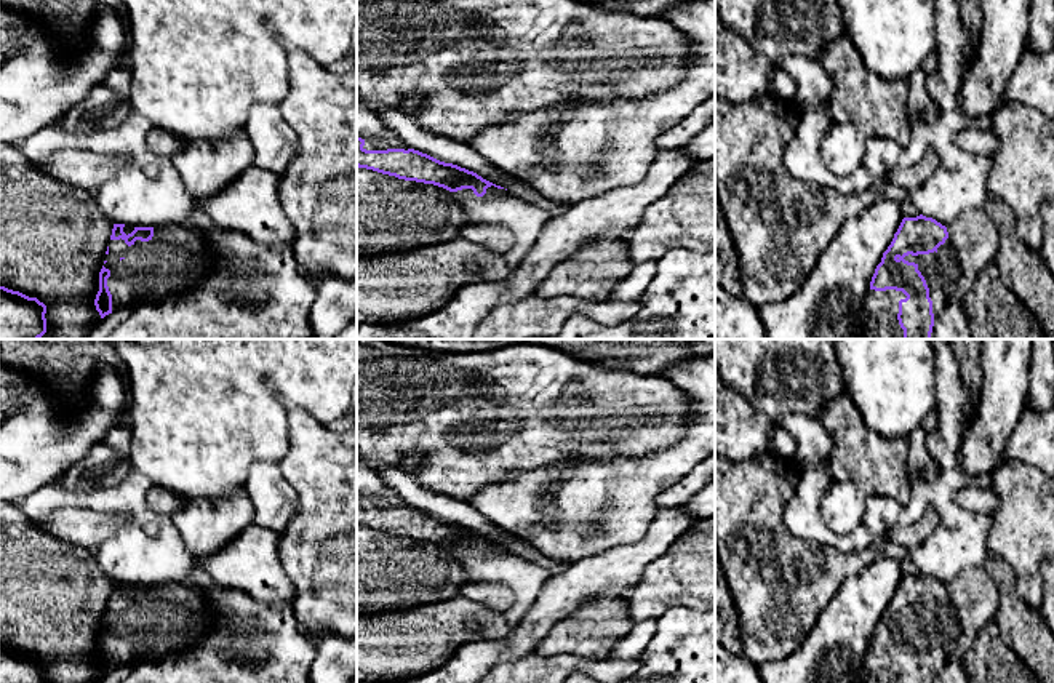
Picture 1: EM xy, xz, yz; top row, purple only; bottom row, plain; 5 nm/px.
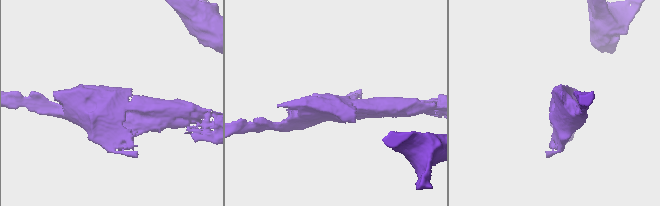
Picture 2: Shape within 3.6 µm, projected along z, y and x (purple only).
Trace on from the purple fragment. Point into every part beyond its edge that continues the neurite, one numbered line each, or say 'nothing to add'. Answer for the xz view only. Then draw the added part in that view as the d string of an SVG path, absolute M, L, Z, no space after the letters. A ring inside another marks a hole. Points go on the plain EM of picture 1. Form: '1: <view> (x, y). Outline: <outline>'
nothing to add

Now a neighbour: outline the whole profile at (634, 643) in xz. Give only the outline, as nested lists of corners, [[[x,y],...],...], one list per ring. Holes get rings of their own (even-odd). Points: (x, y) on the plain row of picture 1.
[[[656,619],[635,624],[611,649],[611,659],[630,659],[640,656],[654,635]]]

